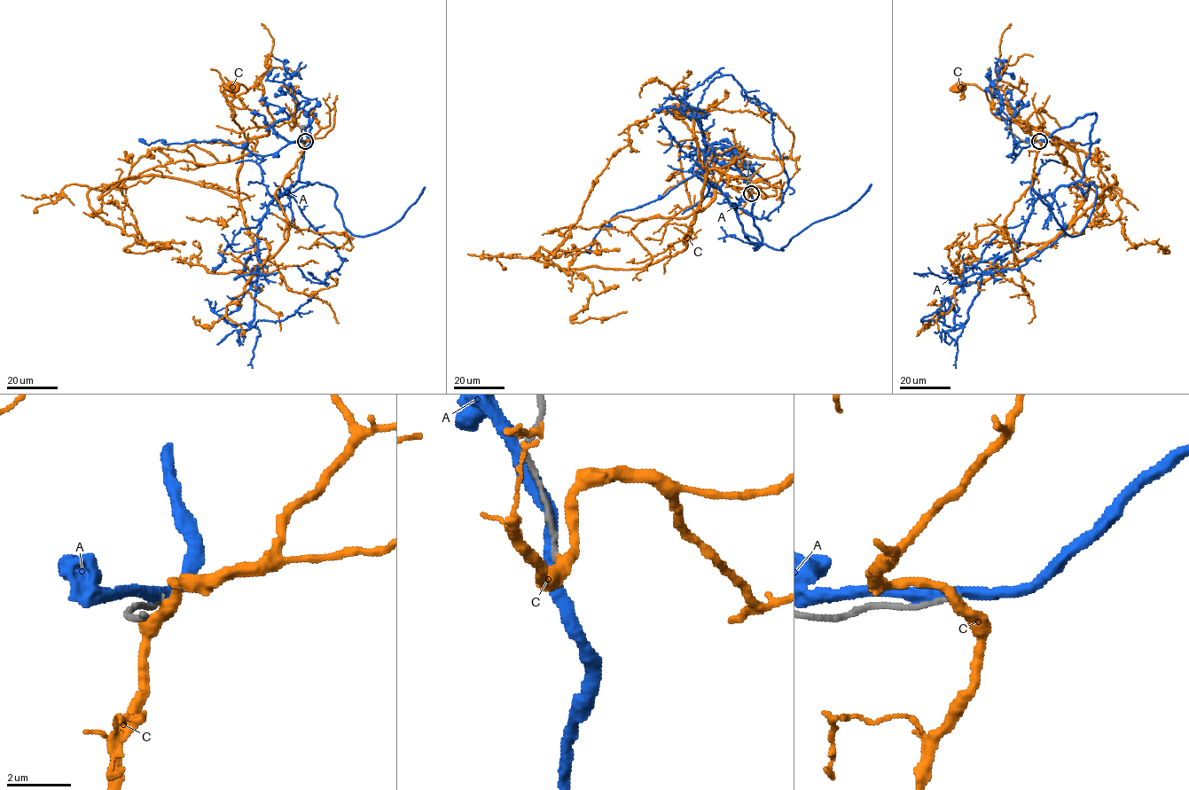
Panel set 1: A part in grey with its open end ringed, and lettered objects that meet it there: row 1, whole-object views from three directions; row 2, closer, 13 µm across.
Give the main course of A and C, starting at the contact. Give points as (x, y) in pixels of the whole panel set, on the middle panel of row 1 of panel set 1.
A: (751, 191), (762, 239), (754, 249), (737, 211), (704, 175), (695, 114), (705, 89), (725, 74), (760, 102)
C: (751, 192), (721, 176), (734, 158), (712, 168), (684, 242), (693, 215), (677, 143), (693, 135), (679, 113)

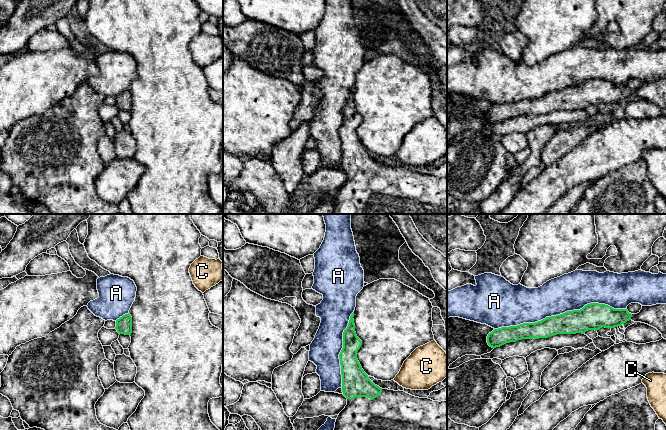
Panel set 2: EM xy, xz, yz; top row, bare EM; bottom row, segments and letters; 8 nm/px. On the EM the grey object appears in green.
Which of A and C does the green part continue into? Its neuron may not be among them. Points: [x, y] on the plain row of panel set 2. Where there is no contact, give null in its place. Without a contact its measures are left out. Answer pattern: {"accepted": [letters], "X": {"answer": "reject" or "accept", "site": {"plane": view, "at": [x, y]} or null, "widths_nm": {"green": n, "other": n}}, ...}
{"accepted": [], "A": {"answer": "reject", "site": {"plane": "yz", "at": [560, 90]}, "widths_nm": {"green": 200, "other": 300}}, "C": {"answer": "reject", "site": null}}

